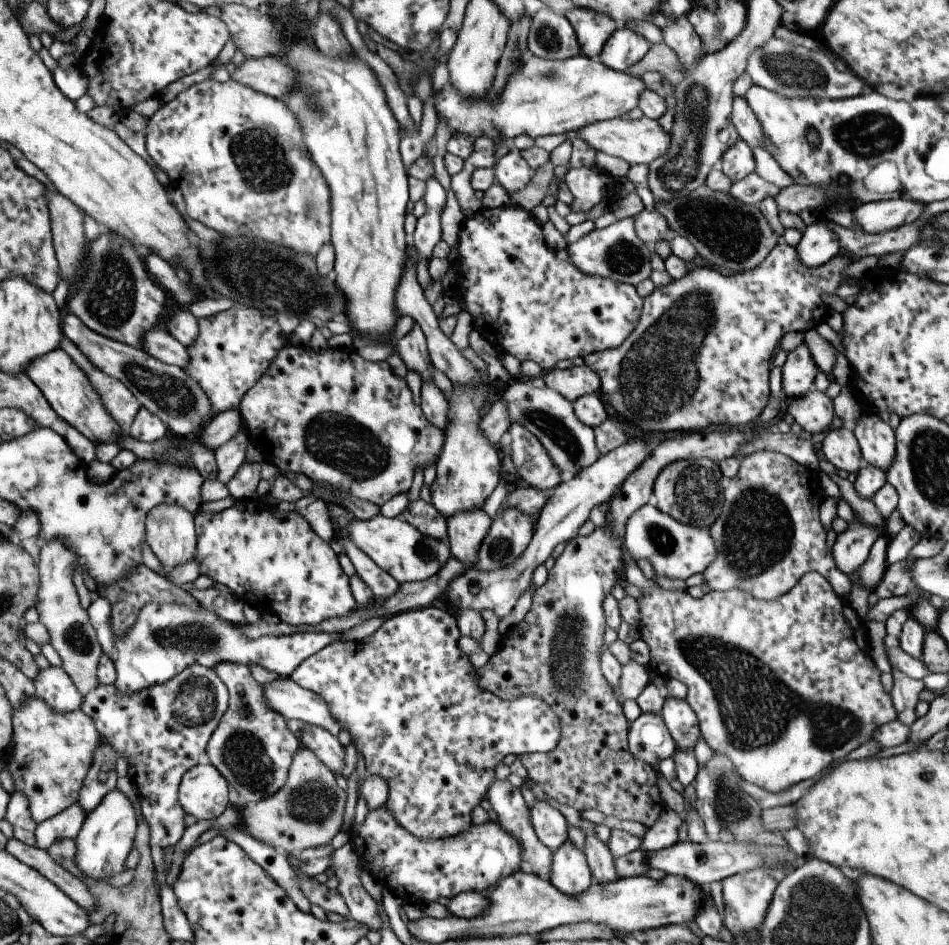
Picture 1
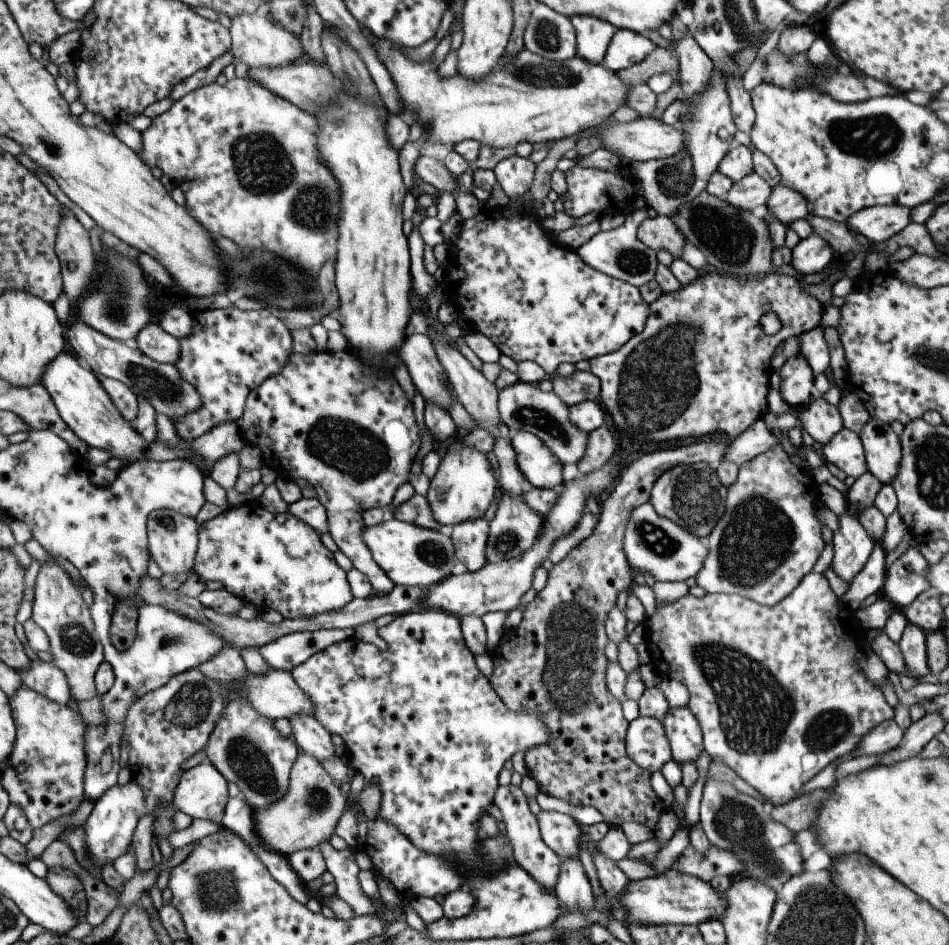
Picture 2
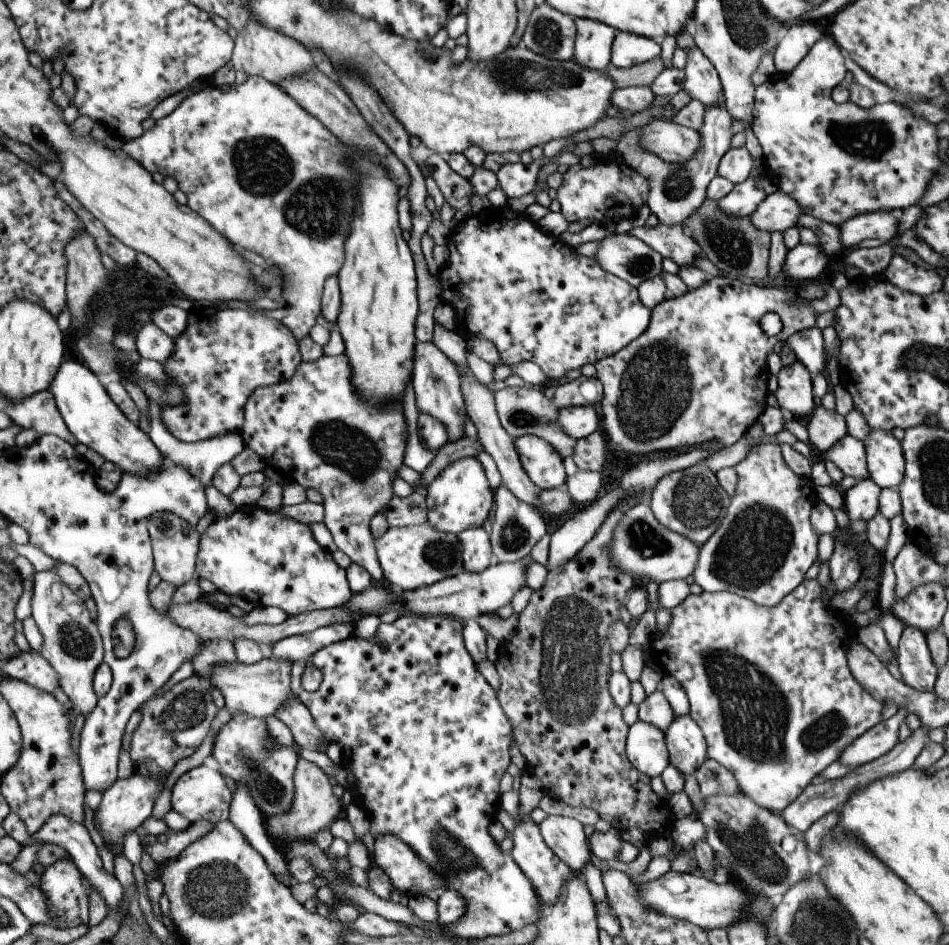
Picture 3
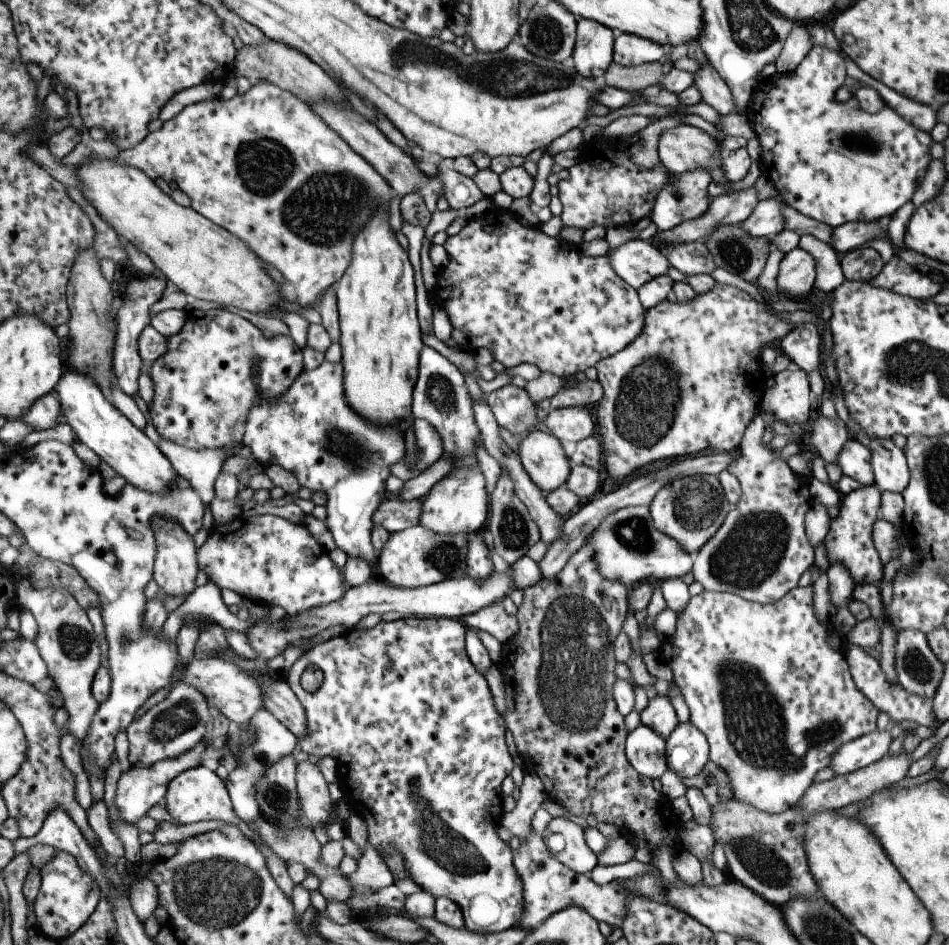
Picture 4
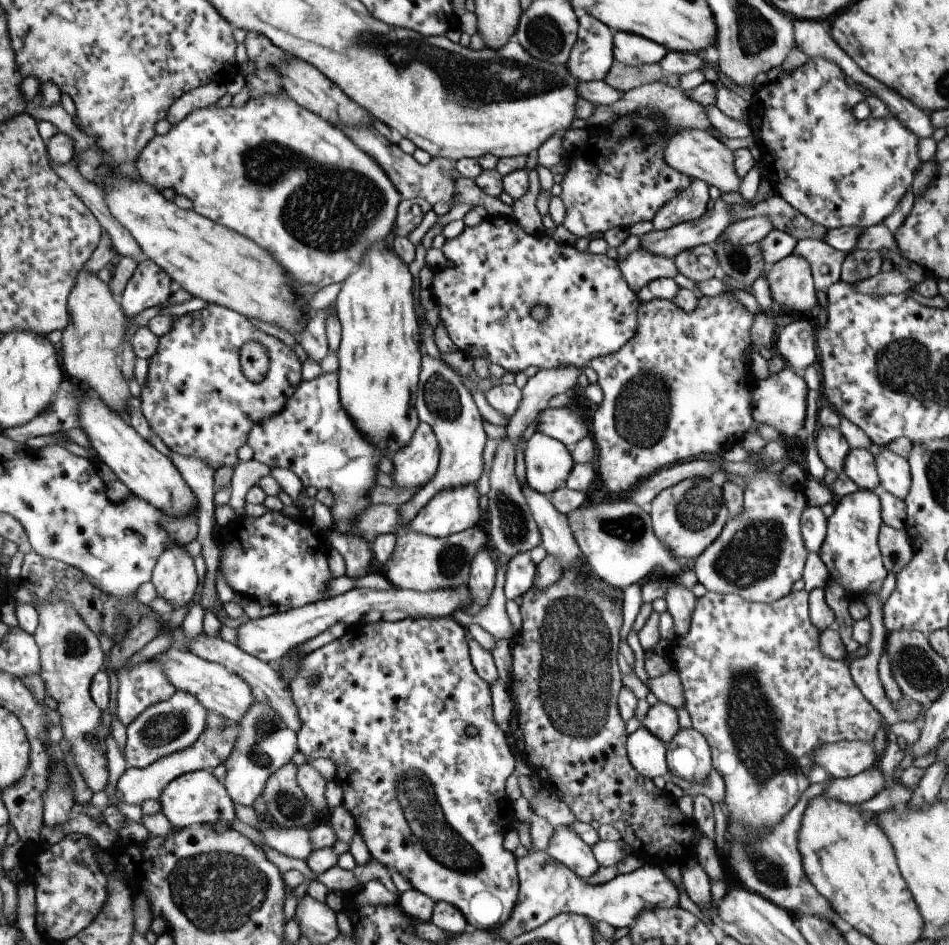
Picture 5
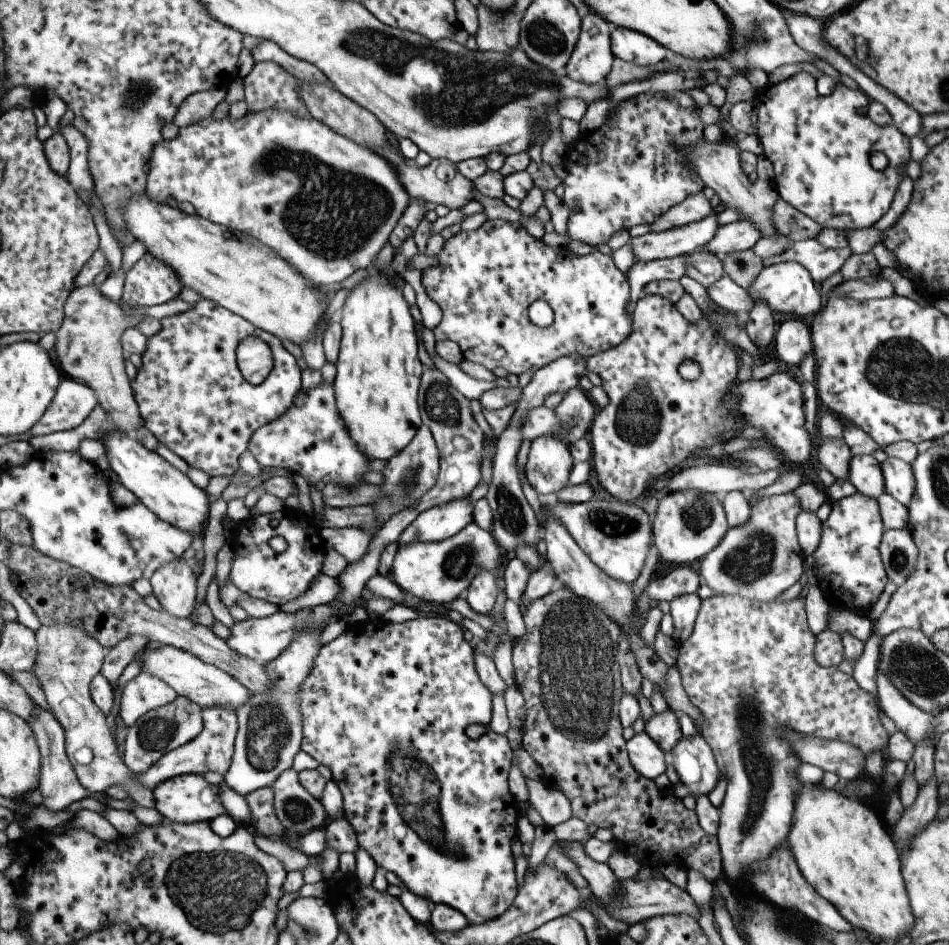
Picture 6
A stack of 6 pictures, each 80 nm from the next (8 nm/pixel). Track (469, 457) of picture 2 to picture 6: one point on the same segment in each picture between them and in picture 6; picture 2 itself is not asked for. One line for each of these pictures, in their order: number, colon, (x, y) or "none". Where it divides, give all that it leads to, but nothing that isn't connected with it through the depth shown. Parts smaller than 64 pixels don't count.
3: (459, 498)
4: (457, 504)
5: (452, 511)
6: (440, 523)

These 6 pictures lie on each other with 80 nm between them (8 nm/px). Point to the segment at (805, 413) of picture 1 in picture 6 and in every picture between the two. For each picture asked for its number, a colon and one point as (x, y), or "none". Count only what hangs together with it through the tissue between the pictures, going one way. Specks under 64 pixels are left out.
2: (820, 420)
3: (824, 428)
4: (827, 436)
5: (831, 447)
6: (833, 455)

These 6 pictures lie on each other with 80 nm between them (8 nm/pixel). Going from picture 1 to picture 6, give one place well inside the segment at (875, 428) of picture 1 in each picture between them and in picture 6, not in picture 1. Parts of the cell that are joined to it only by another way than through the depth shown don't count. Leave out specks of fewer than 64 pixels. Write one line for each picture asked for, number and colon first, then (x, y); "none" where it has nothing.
2: (881, 445)
3: (885, 464)
4: (888, 463)
5: (893, 472)
6: (898, 478)

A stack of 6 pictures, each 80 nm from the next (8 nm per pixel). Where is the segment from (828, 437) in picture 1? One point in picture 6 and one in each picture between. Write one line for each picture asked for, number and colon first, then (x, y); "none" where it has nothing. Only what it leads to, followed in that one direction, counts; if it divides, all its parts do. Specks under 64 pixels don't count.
2: (844, 449)
3: (848, 454)
4: (853, 460)
5: (858, 465)
6: (864, 473)

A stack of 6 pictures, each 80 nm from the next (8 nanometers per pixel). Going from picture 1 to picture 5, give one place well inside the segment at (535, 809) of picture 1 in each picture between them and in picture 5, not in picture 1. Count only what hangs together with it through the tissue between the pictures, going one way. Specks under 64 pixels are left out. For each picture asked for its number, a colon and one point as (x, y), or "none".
2: (560, 832)
3: (563, 836)
4: (565, 840)
5: (564, 846)

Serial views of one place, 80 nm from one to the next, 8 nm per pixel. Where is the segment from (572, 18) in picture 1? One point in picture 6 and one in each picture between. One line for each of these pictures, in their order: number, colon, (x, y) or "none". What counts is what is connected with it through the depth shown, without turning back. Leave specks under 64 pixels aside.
2: (592, 35)
3: (592, 40)
4: (592, 53)
5: (589, 59)
6: (589, 62)

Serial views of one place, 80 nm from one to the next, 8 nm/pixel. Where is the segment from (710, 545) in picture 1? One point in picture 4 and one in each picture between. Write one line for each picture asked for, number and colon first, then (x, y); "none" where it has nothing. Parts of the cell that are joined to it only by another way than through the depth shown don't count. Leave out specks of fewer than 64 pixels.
2: (651, 544)
3: (641, 547)
4: (627, 548)

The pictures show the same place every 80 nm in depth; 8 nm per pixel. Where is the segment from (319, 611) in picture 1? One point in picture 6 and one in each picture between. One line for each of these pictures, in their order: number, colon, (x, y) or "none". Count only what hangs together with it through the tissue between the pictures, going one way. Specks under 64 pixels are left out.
2: (271, 560)
3: (271, 560)
4: (267, 559)
5: (273, 558)
6: (257, 569)

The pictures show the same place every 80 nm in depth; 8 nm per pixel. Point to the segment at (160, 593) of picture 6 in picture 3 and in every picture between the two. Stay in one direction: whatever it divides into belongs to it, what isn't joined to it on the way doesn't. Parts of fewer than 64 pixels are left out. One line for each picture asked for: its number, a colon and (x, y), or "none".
3: (176, 543)
4: (176, 567)
5: (175, 579)

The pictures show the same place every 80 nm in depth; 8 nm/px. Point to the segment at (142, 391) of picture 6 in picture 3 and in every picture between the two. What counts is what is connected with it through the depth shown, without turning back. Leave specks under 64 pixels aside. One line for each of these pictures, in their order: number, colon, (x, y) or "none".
3: (222, 358)
4: (216, 369)
5: (197, 399)

